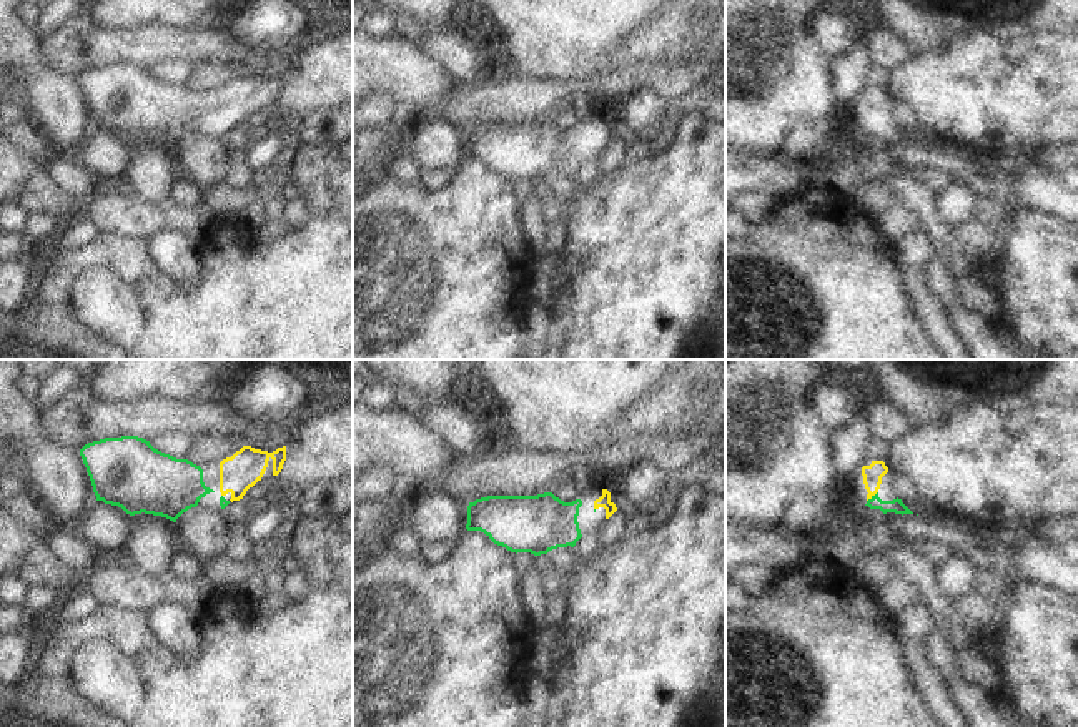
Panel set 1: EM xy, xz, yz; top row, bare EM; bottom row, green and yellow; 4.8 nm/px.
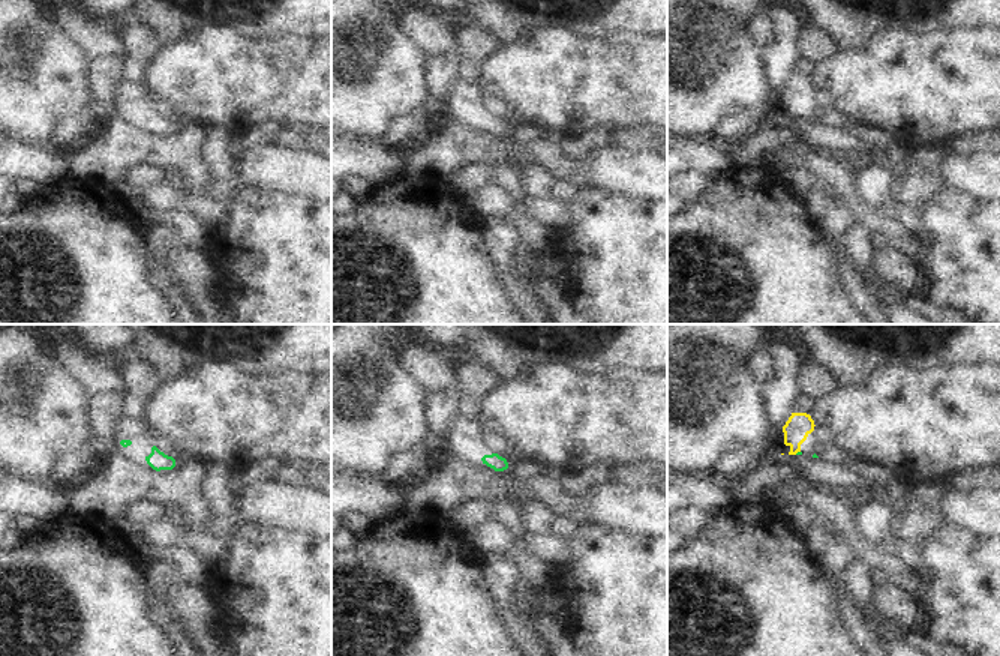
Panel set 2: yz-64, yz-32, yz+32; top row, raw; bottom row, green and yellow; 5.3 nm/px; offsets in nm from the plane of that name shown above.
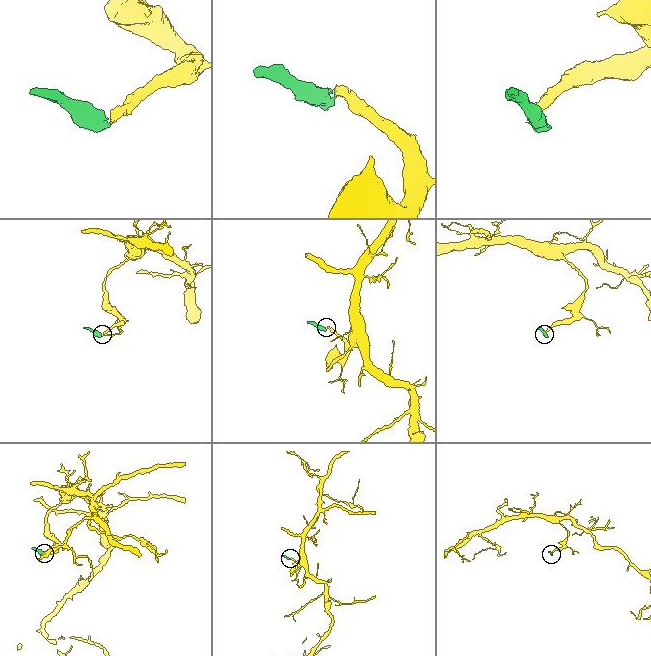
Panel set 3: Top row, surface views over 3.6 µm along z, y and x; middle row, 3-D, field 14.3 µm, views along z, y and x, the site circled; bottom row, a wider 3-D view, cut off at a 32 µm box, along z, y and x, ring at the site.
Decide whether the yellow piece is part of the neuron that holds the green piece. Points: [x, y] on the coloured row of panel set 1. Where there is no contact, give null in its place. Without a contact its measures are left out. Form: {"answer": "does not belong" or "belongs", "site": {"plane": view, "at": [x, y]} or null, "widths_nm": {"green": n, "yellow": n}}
{"answer": "belongs", "site": {"plane": "yz", "at": [872, 496]}, "widths_nm": {"green": 70, "yellow": 100}}

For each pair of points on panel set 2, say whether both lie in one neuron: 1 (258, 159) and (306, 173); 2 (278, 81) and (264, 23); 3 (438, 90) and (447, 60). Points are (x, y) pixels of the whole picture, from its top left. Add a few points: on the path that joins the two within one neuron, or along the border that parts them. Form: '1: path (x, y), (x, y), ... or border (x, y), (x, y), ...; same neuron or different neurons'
1: path (270, 167), (294, 171); same neuron
2: border (234, 30), (249, 39), (303, 38); different neurons
3: path (440, 83), (444, 68); same neuron

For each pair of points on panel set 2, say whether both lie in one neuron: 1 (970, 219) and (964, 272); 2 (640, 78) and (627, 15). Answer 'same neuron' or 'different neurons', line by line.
1: same neuron
2: different neurons

